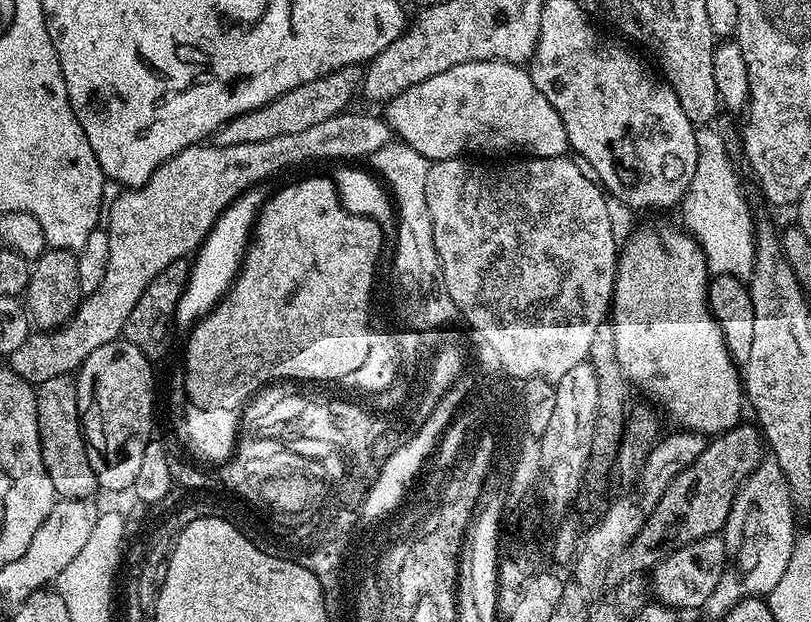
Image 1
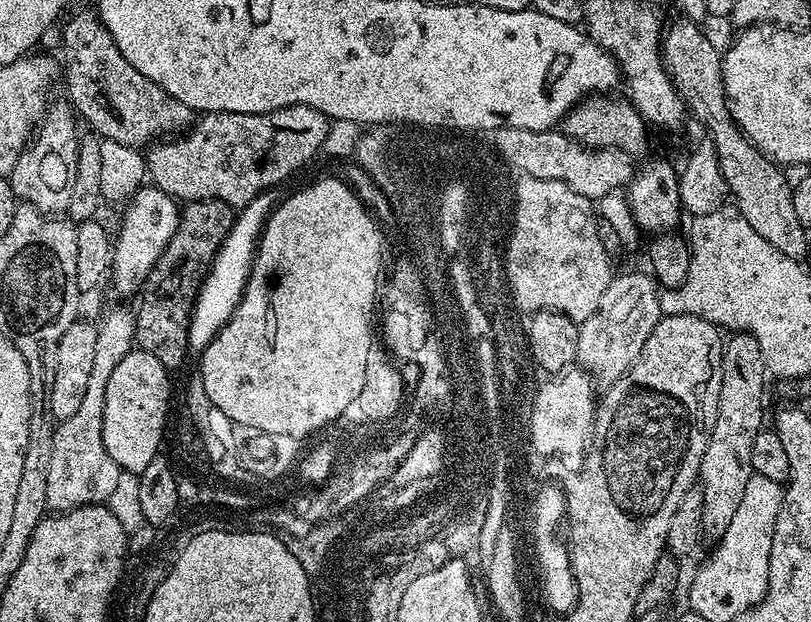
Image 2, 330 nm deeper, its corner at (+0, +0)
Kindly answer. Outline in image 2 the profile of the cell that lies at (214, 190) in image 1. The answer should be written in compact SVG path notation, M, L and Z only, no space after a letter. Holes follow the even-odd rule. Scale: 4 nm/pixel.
M140 186L131 193L128 209L124 212L124 221L120 224L120 237L116 236L112 245L112 266L110 284L122 295L139 293L144 280L158 262L162 250L170 242L174 230L180 221L181 205L155 186Z

